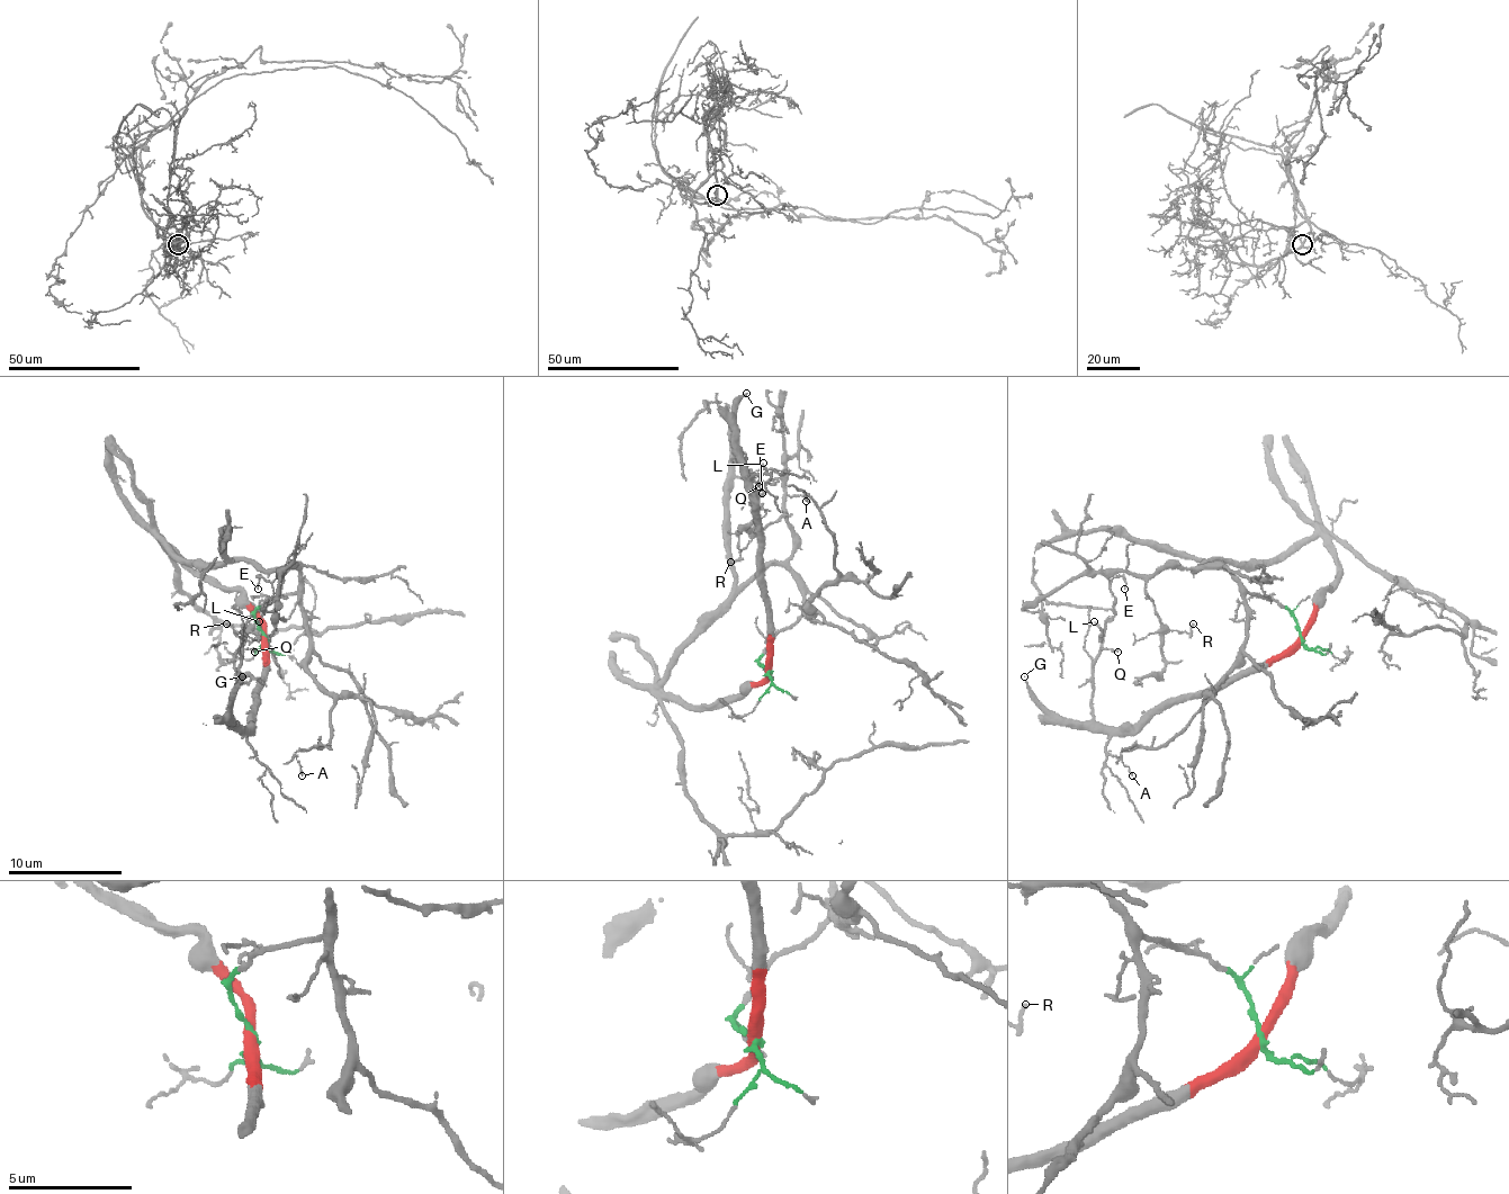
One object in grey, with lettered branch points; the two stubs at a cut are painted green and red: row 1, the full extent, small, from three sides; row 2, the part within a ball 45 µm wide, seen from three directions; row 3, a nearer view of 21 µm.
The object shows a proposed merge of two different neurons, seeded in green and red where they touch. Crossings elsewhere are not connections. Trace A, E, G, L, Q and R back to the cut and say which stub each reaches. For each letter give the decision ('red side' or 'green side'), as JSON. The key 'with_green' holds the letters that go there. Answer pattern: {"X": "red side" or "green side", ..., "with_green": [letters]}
{"A": "green side", "E": "red side", "G": "red side", "L": "red side", "Q": "red side", "R": "green side", "with_green": ["A", "R"]}

